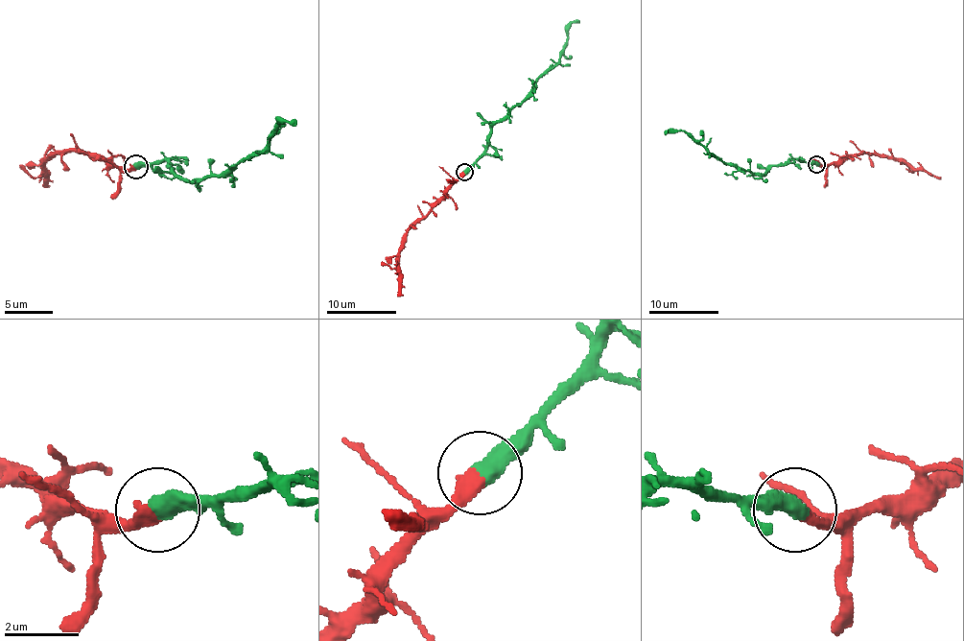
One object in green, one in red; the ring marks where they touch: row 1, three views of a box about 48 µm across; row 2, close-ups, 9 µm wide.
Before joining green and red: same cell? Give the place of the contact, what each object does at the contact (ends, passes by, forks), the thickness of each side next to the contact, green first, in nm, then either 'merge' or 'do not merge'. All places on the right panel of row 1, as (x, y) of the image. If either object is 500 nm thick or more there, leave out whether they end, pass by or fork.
at (816, 164); 550 nm thick on the green side, 360 nm on the other; merge

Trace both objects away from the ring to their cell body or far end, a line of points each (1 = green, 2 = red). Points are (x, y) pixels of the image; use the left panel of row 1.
1: (136, 166), (168, 161), (175, 173), (189, 180), (203, 180), (249, 161), (264, 147), (281, 120), (295, 125)
2: (133, 166), (107, 166), (88, 154), (58, 152), (44, 163), (44, 182), (49, 187)

